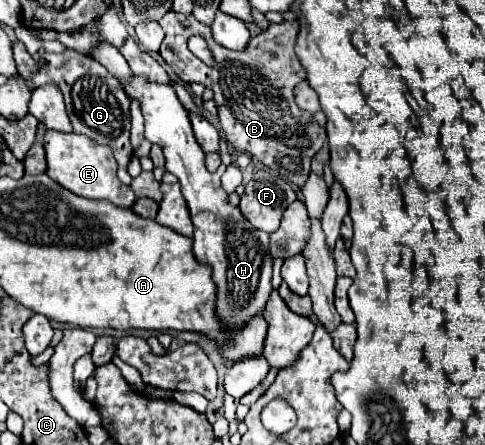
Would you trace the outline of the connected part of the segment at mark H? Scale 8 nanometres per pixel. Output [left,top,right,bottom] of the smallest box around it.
[120,75,272,329]

